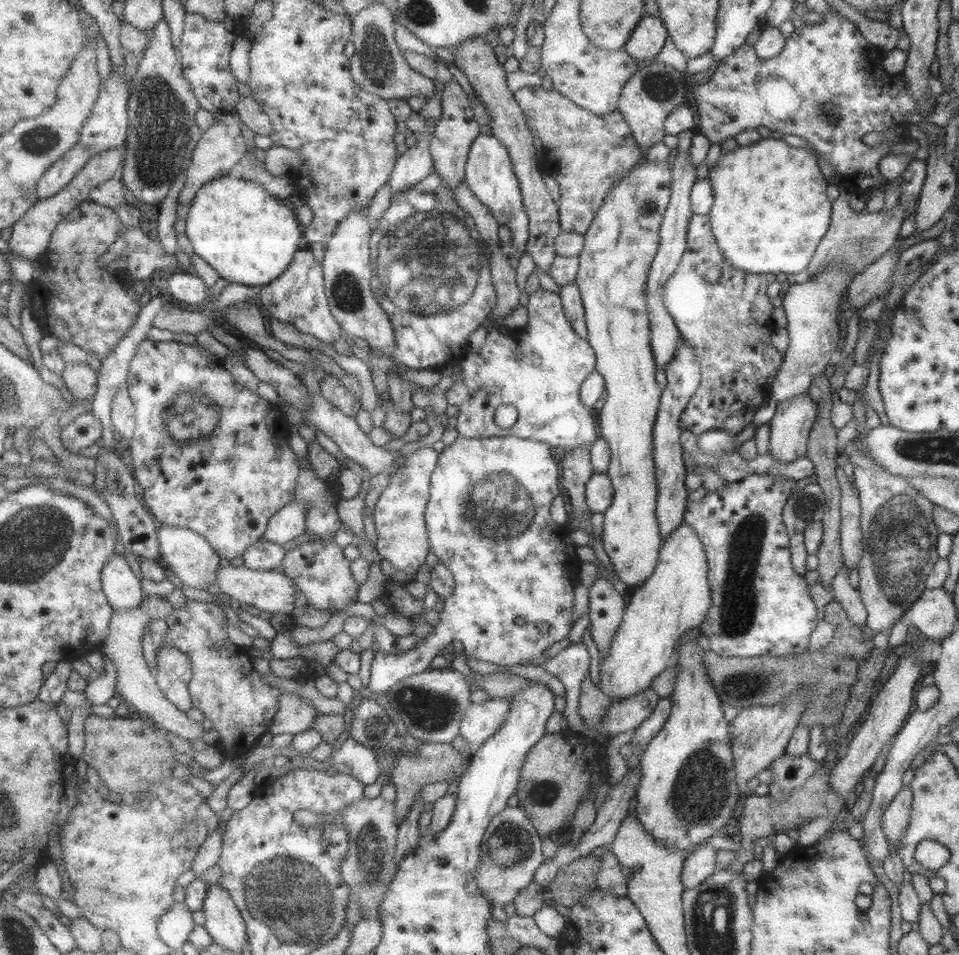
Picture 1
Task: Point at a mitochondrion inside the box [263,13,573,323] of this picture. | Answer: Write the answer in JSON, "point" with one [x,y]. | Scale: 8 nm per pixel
{"point":[376,64]}

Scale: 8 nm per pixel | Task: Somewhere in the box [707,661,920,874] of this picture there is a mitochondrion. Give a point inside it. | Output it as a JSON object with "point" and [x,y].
{"point":[757,684]}

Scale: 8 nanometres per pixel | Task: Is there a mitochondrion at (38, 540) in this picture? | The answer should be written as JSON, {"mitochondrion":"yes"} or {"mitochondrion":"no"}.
{"mitochondrion":"yes"}

